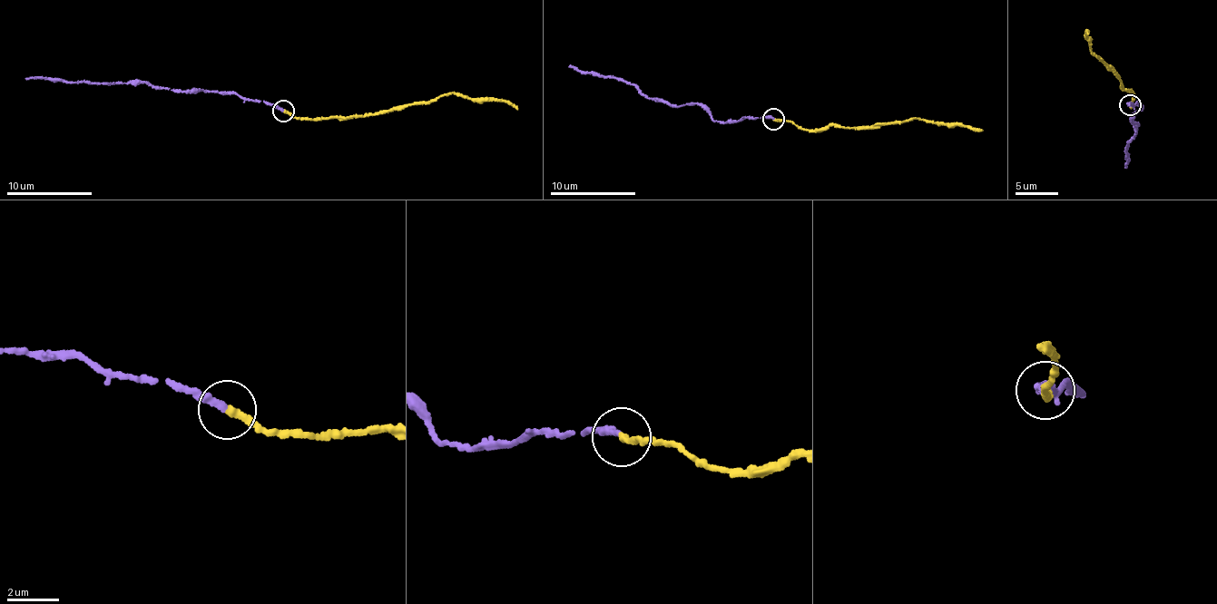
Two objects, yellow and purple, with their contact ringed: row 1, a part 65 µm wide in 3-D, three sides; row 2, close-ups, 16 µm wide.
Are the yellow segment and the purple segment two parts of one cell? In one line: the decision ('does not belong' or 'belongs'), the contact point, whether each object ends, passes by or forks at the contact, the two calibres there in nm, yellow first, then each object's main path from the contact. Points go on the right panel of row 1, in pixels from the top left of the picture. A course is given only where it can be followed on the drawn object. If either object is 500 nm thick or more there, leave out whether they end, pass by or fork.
belongs; at (1130, 104); yellow ends there; purple ends there; 320 nm thick on the yellow side, 280 nm on the other; yellow runs (1130, 104), (1131, 107), (1133, 93), (1120, 85), (1121, 81), (1089, 50), (1084, 32), (1088, 34); purple runs (1130, 104), (1143, 107), (1130, 121), (1139, 126), (1128, 142), (1124, 168)

